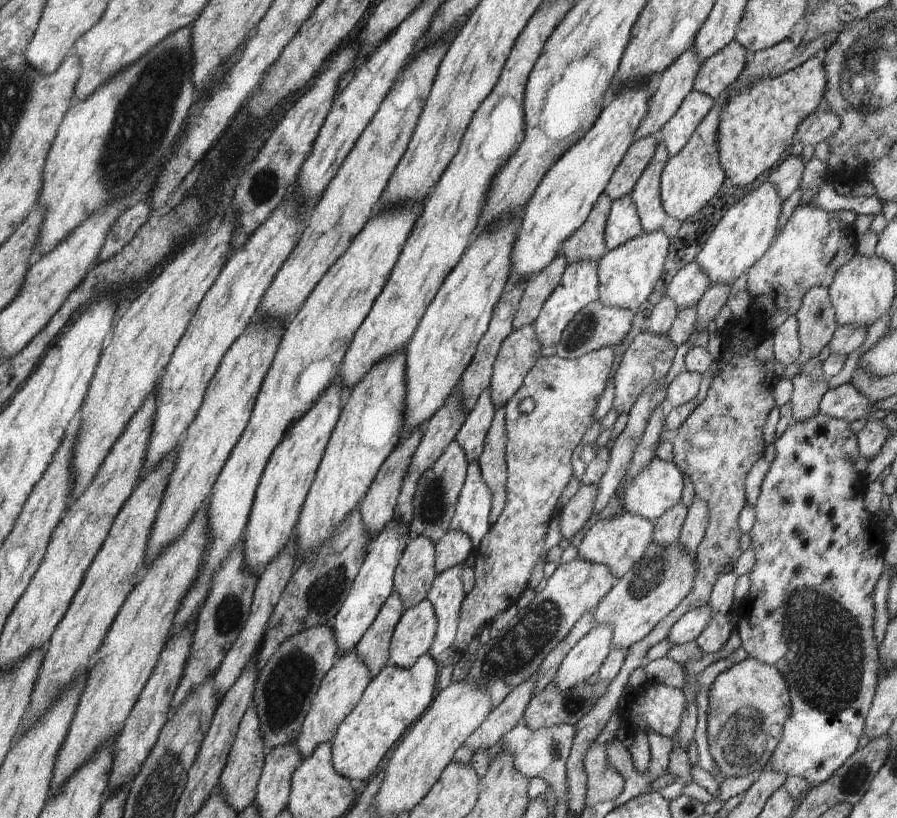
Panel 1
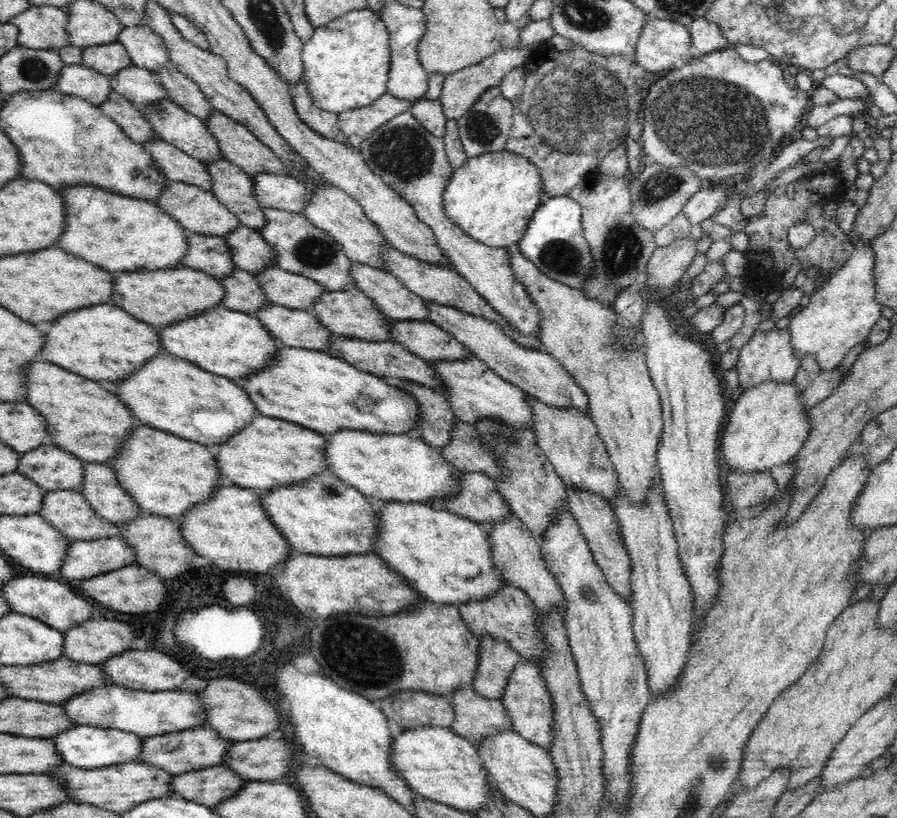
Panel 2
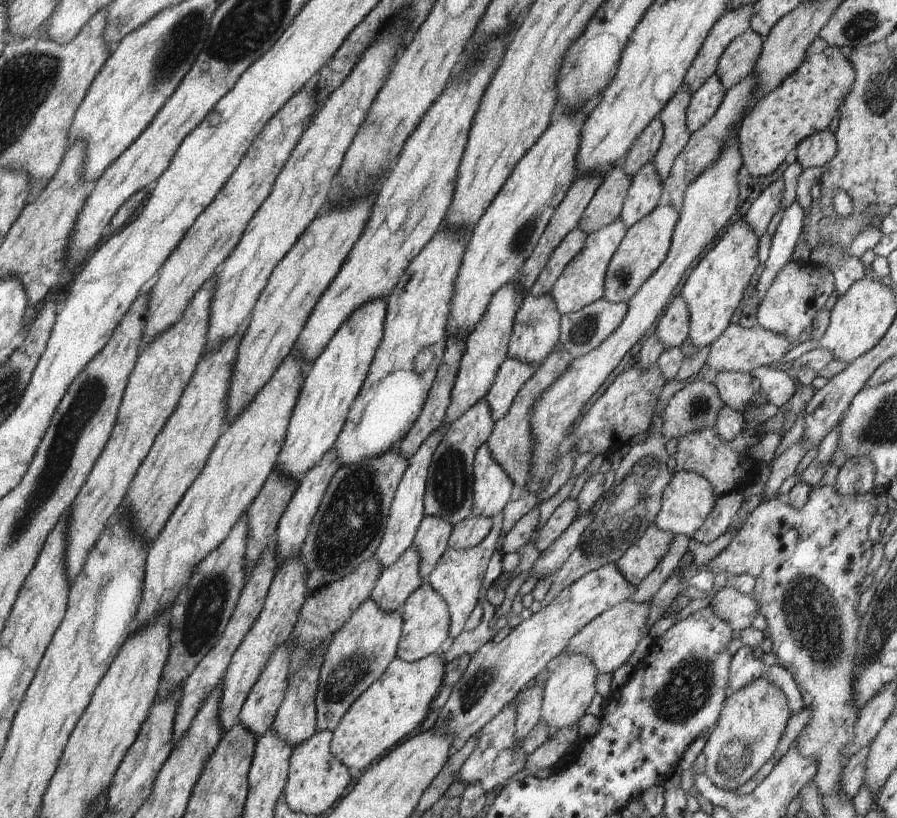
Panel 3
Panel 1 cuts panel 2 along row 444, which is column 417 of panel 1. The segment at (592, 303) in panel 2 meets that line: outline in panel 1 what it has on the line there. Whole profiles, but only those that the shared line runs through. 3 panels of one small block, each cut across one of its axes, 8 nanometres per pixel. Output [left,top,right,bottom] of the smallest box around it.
[389,598,437,669]

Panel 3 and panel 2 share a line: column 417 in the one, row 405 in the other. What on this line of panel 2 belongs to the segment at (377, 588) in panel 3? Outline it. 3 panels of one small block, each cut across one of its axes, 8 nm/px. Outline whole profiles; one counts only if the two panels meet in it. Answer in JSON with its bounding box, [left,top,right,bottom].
[424,299,589,415]

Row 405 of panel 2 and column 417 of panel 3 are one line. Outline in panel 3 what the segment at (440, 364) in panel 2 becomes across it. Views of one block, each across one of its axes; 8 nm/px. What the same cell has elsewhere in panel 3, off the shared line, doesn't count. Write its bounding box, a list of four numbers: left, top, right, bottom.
[373,425,446,570]

